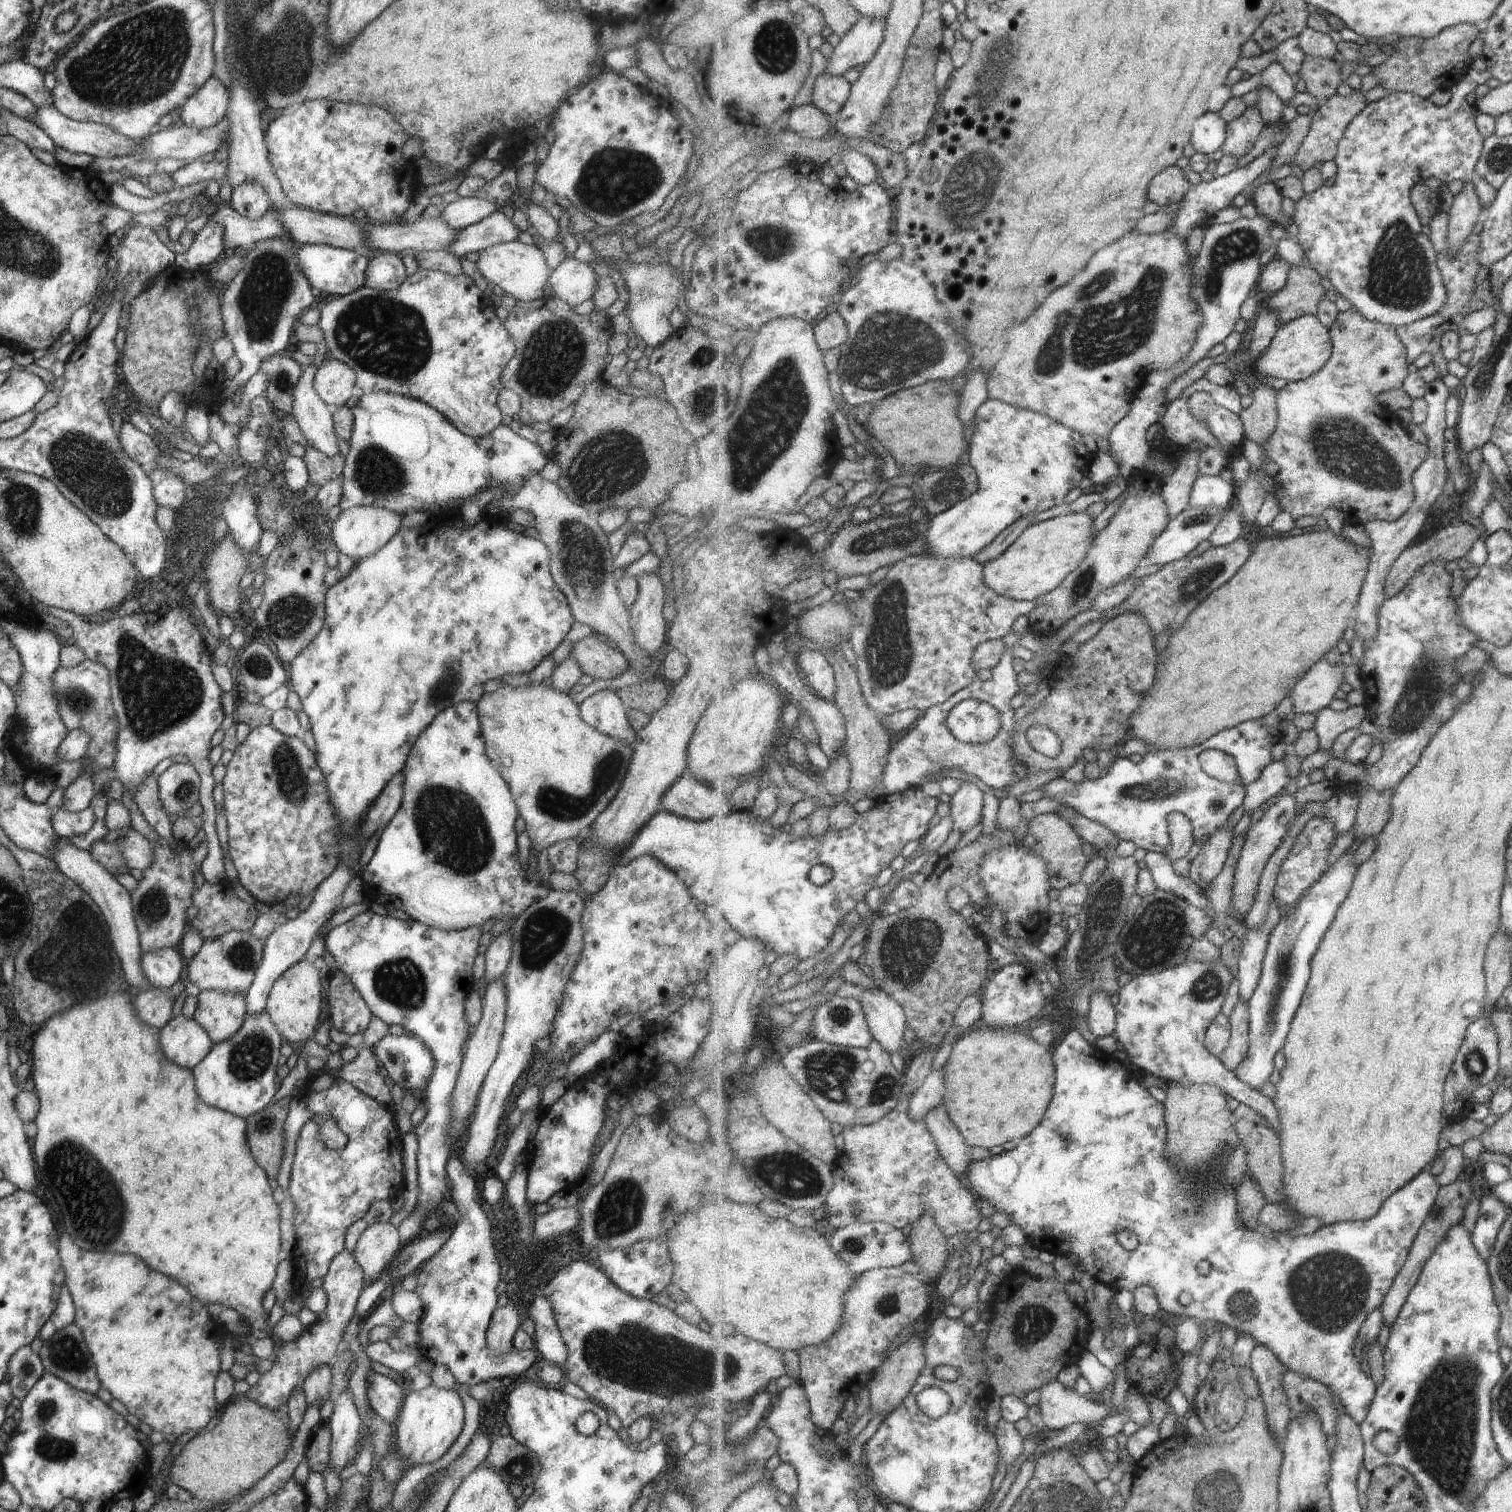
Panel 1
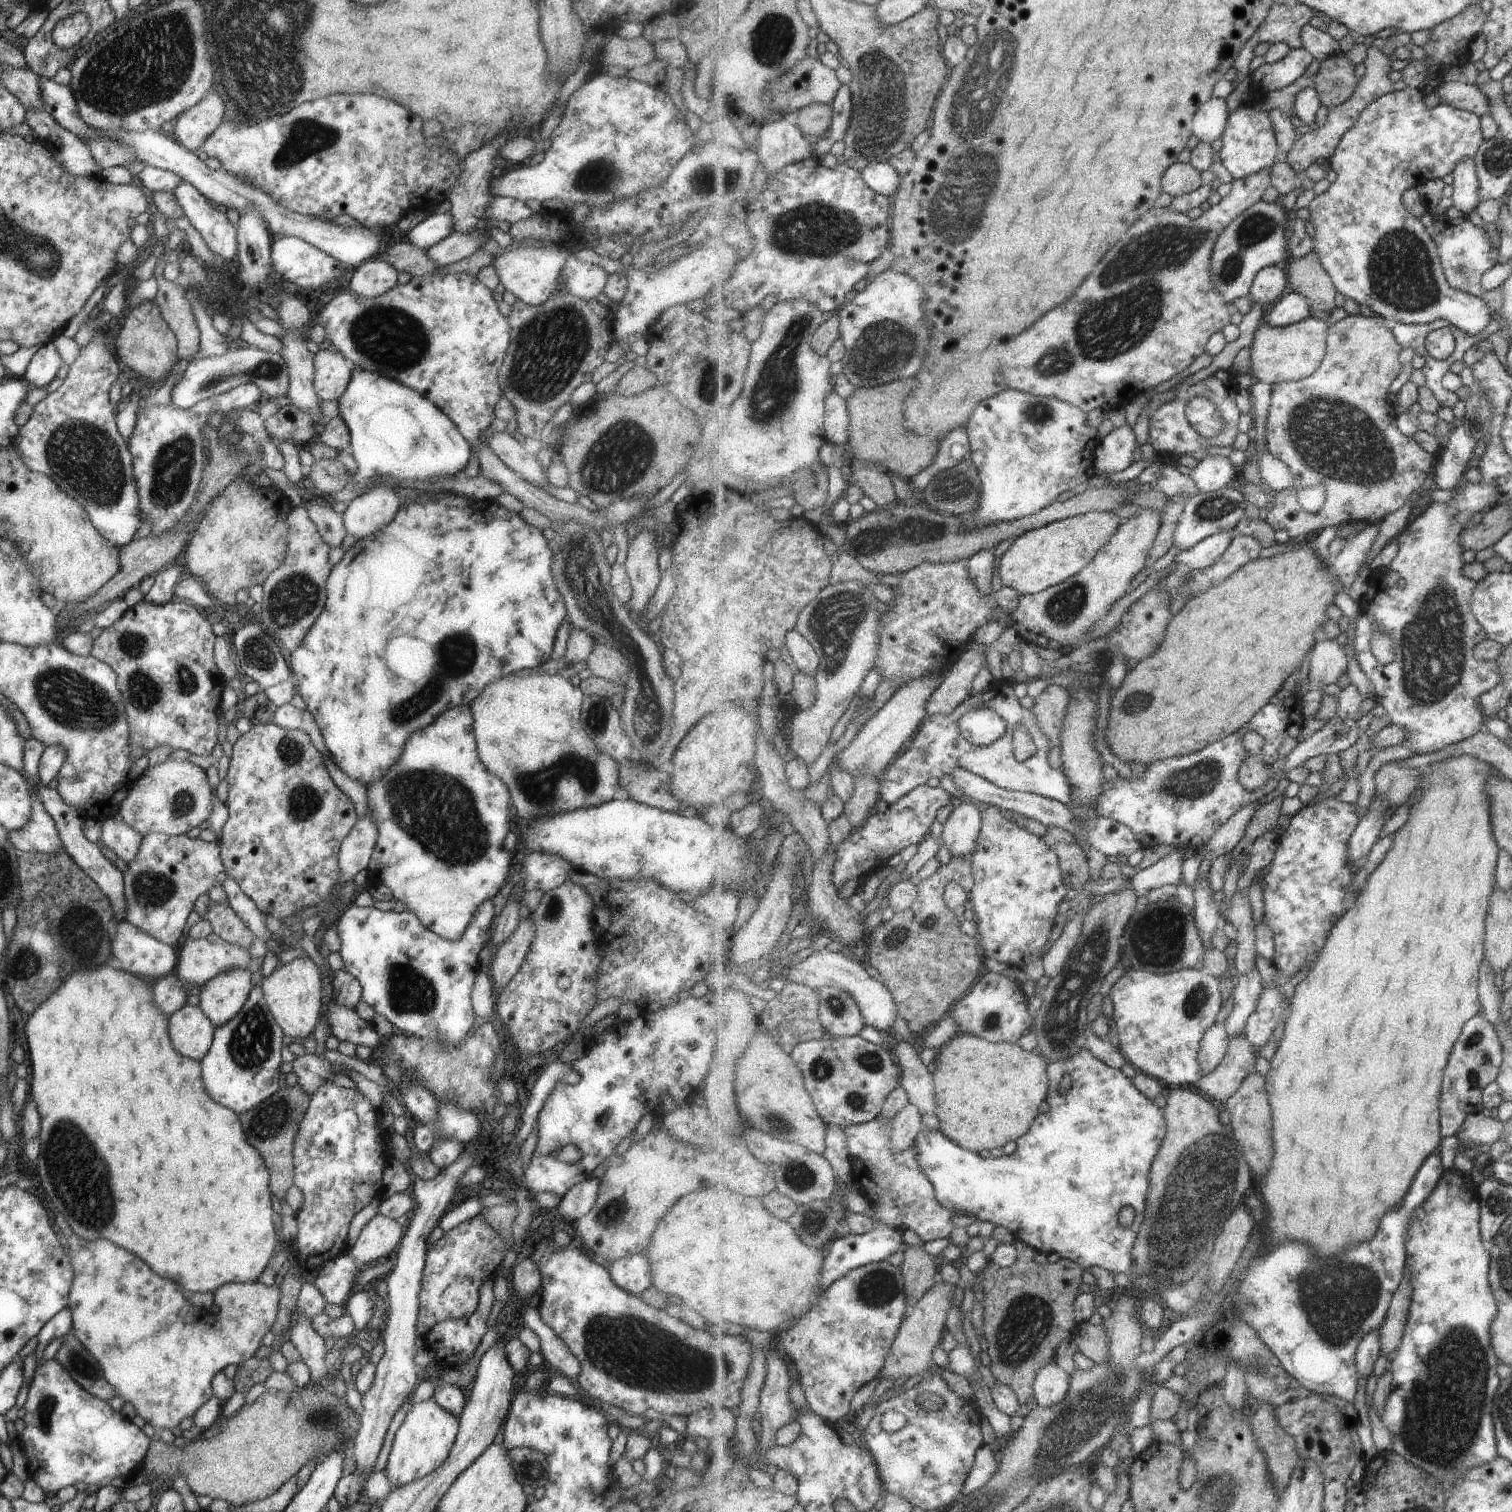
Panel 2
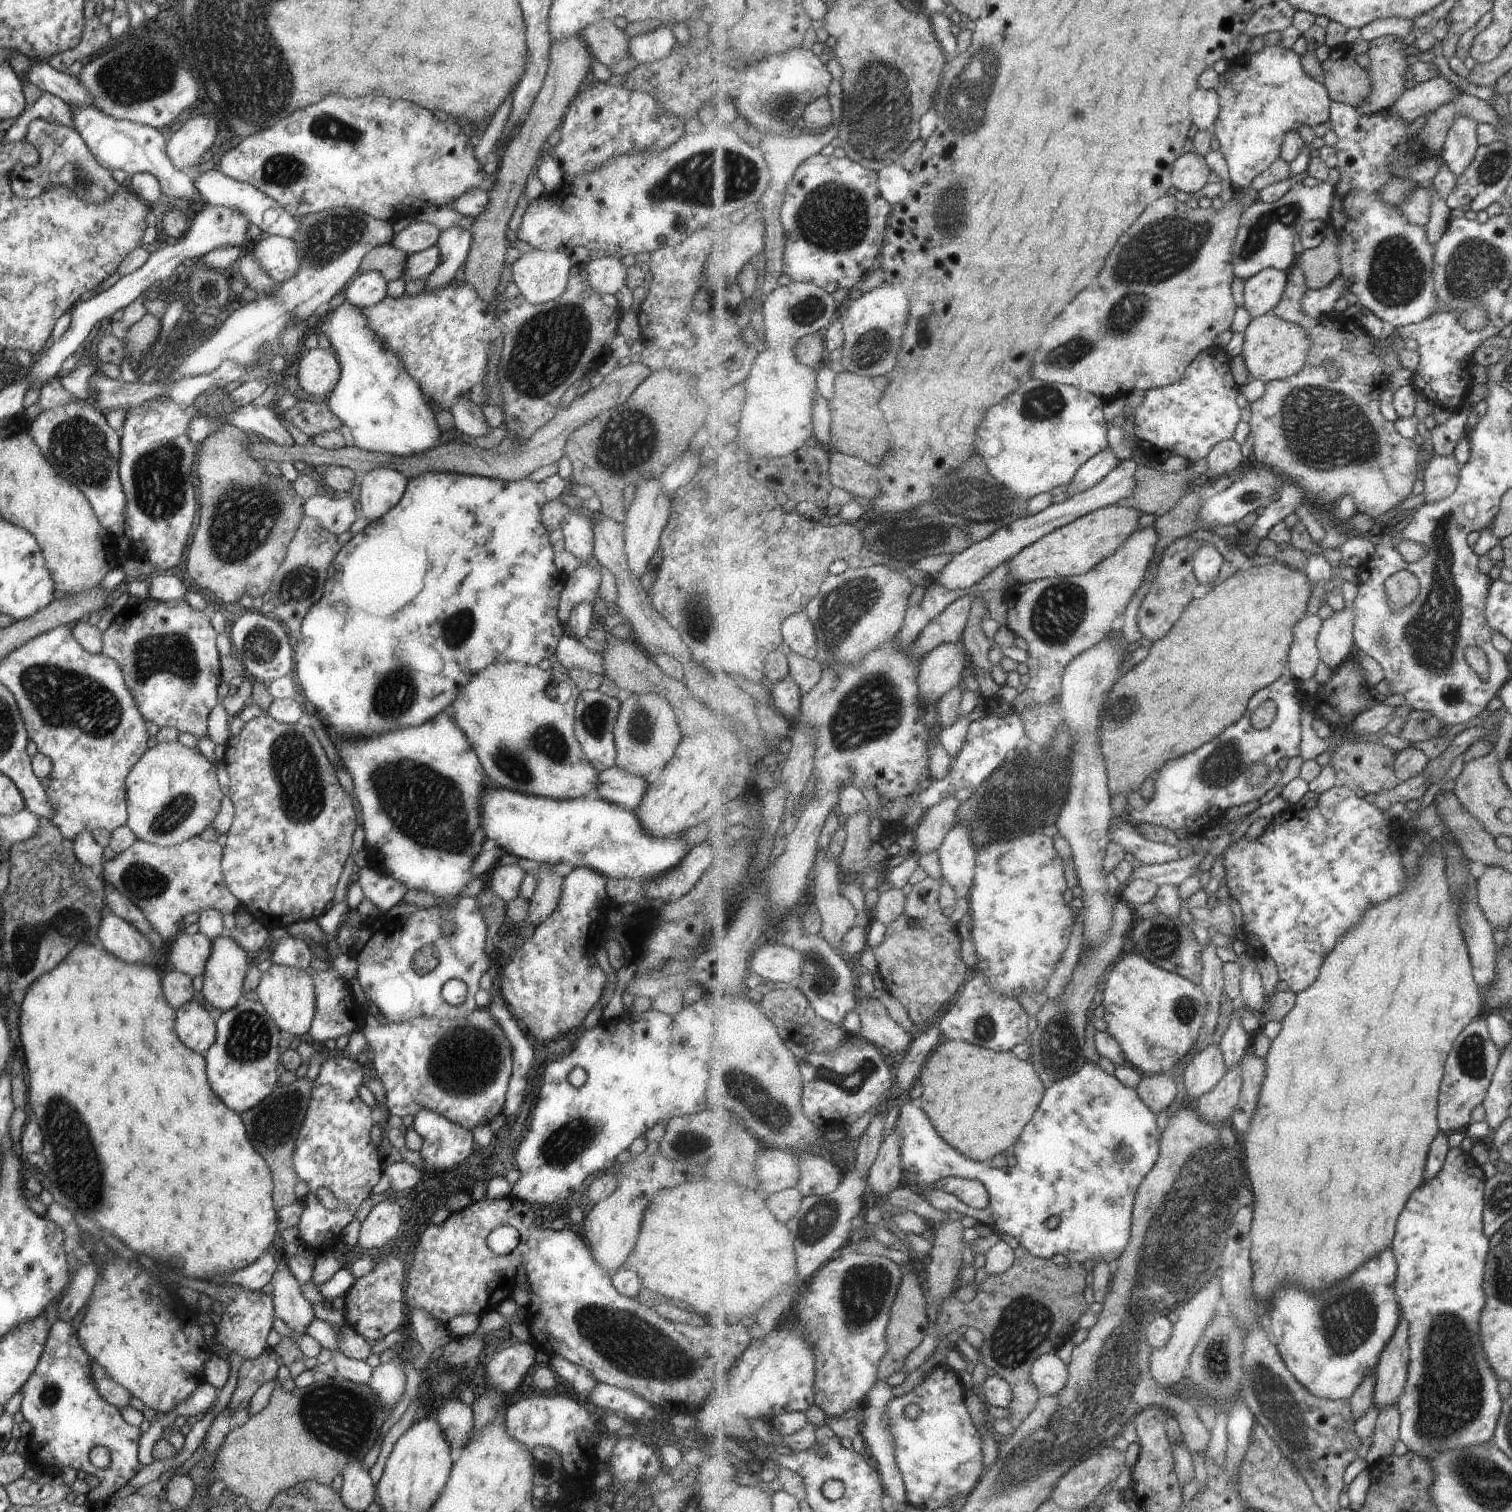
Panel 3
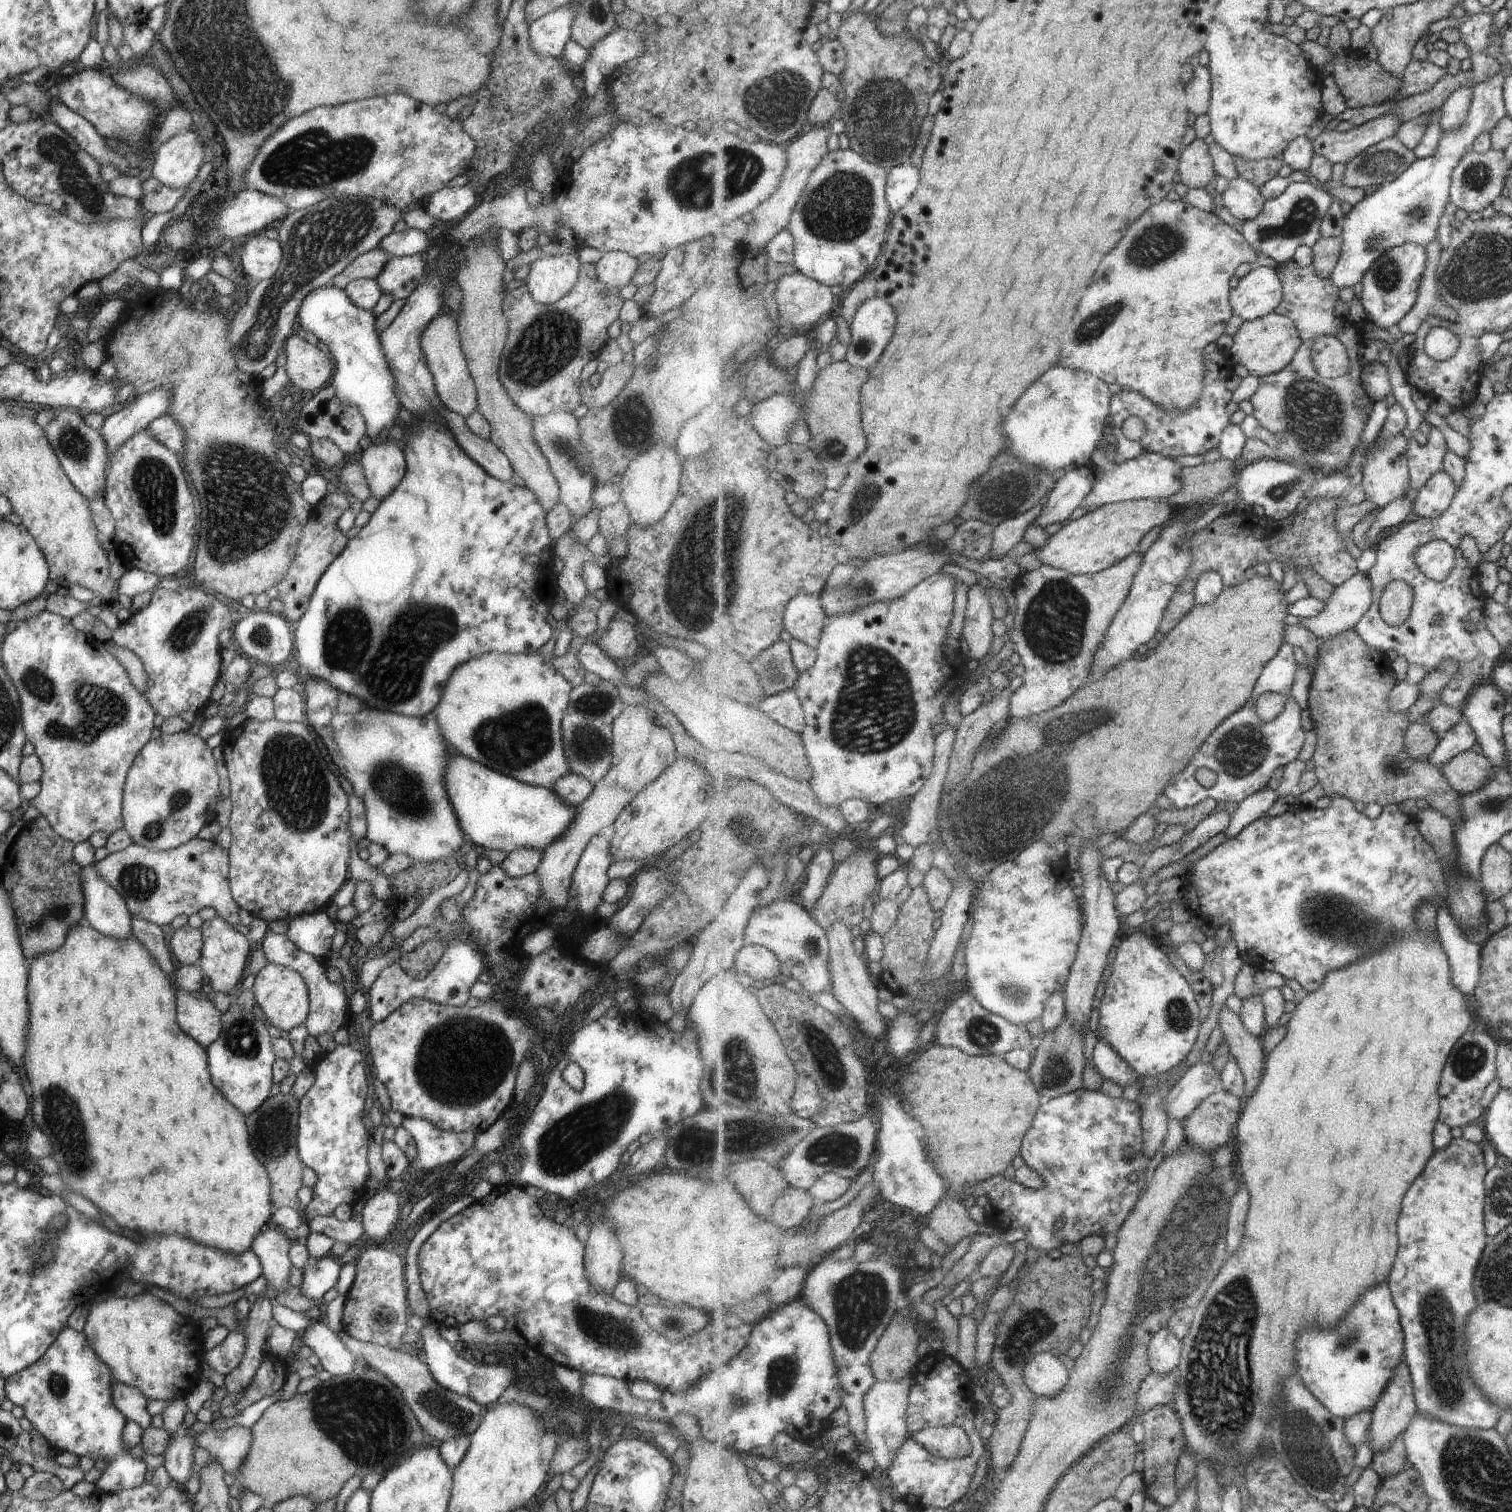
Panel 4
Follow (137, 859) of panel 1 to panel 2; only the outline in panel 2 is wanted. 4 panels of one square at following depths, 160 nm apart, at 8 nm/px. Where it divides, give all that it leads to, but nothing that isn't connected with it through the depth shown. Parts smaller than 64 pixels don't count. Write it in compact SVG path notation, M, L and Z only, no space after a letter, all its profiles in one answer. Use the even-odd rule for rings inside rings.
M115 812L101 819L101 837L98 842L107 846L116 857L129 864L137 854L142 836L125 825Z

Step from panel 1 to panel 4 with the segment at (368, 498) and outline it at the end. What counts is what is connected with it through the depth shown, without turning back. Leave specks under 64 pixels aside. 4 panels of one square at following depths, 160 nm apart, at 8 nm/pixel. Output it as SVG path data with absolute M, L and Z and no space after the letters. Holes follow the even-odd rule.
M323 285L308 292L304 299L301 299L296 312L296 326L301 330L311 332L318 340L328 346L330 358L333 360L333 373L329 382L335 387L335 396L338 401L346 405L353 405L358 408L358 412L364 418L366 424L366 434L375 441L386 436L386 431L392 425L404 428L399 419L396 418L397 409L400 402L396 397L396 384L388 369L388 362L382 353L378 334L375 332L375 317L371 311L357 308L347 297L345 291L334 286Z

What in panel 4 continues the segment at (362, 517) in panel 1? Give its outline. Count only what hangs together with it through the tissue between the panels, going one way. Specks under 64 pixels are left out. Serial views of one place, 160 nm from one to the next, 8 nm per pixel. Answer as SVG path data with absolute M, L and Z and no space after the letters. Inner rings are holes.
M386 436L371 443L357 456L364 470L370 496L381 500L399 482L405 472L404 454L400 446Z

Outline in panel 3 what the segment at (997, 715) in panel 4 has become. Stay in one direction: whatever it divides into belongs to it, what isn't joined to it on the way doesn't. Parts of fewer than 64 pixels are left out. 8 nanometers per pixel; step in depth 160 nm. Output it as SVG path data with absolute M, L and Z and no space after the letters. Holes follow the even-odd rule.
M947 797L924 814L923 821L914 830L915 853L920 856L921 854L929 854L933 850L938 852L944 843L945 837L954 829L955 824L957 824L960 803L957 797Z

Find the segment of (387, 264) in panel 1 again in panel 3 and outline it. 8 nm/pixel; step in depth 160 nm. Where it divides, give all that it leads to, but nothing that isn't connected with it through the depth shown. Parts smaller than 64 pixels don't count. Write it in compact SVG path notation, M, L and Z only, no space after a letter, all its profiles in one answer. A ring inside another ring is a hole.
M377 270L357 274L346 286L344 298L357 308L373 306L385 296L387 282Z

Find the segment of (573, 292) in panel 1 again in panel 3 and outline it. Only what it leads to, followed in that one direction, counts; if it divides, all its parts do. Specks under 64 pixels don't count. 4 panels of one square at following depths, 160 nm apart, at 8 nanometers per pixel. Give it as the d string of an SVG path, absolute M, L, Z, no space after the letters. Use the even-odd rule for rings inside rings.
M613 255L591 259L582 269L585 271L589 288L599 295L615 295L625 290L627 268Z

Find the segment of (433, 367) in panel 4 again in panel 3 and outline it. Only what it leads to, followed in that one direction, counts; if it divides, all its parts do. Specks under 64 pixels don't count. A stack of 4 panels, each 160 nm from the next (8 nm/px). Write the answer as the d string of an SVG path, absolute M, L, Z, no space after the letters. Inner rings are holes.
M459 398L453 402L450 413L452 414L454 428L459 434L468 437L485 437L493 428L487 426L485 416L481 413L482 408L475 406L473 402L469 402L467 398Z

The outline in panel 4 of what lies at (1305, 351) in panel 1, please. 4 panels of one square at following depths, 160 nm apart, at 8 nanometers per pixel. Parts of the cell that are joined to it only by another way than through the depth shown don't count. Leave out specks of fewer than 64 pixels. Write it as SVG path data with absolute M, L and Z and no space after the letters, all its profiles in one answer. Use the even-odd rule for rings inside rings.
M1276 312L1254 321L1244 321L1233 337L1234 343L1229 355L1234 362L1244 366L1249 374L1256 377L1280 373L1287 369L1302 345L1296 322Z

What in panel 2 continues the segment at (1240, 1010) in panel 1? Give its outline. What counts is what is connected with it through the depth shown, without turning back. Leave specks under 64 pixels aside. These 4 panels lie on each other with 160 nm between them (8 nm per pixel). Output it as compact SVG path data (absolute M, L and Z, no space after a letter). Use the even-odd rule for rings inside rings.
M1245 1034L1230 1038L1223 1062L1211 1074L1201 1078L1198 1090L1213 1102L1224 1106L1241 1089L1244 1081L1255 1073L1256 1058L1256 1051Z

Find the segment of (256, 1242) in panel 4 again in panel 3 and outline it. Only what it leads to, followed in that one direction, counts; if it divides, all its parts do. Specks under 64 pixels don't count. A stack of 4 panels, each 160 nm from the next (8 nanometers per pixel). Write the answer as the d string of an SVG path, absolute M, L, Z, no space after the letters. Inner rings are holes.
M286 1257L276 1258L270 1278L274 1316L283 1320L293 1332L306 1334L306 1326L313 1319L311 1303L301 1295L300 1282L291 1274Z

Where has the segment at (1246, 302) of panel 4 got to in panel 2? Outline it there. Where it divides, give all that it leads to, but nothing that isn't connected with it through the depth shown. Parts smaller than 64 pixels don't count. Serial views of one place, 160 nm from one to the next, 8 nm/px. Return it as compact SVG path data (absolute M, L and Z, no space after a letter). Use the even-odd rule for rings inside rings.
M1277 266L1266 267L1257 274L1249 299L1251 302L1257 300L1261 306L1271 306L1289 287L1288 274Z

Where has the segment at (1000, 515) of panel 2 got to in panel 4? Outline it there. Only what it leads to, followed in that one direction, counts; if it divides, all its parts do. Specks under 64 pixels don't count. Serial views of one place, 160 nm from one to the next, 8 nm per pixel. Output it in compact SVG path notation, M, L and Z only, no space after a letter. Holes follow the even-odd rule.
M1055 366L1021 396L1003 422L1003 432L1017 458L1062 475L1069 468L1091 461L1091 454L1103 438L1111 404L1111 390L1104 380L1079 369Z

